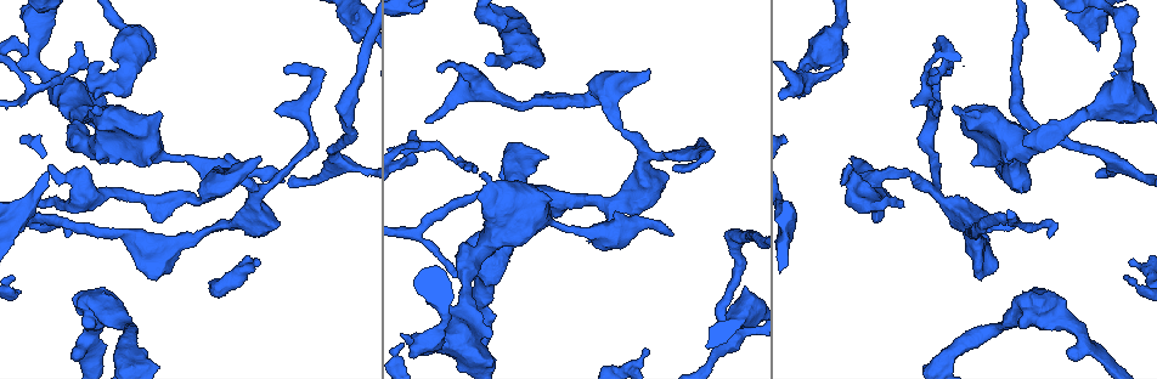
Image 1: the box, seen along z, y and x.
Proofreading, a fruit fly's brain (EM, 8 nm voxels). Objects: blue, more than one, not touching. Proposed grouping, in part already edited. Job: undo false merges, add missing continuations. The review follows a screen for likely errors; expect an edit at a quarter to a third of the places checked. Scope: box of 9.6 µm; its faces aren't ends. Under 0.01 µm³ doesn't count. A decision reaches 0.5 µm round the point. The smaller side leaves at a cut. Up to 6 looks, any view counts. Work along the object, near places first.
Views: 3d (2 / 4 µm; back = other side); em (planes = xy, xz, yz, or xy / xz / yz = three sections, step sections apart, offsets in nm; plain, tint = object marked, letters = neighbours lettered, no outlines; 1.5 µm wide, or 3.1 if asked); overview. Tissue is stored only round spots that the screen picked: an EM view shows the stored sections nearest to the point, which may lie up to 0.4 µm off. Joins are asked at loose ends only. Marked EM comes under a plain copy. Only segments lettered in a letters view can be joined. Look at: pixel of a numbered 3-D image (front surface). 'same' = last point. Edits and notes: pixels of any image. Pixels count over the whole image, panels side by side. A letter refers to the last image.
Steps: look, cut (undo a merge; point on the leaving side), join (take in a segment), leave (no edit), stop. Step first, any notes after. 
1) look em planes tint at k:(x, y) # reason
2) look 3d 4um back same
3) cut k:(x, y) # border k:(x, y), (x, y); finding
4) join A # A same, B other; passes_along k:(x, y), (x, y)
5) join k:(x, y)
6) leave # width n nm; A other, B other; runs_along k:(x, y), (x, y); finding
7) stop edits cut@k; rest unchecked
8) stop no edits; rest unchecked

look 3d 2um at 1:(80, 44) # an open end

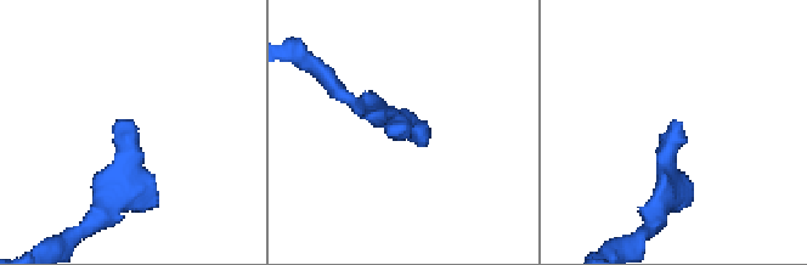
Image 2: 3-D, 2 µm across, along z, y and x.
look em planes letters at 2:(124, 121) # now the EM

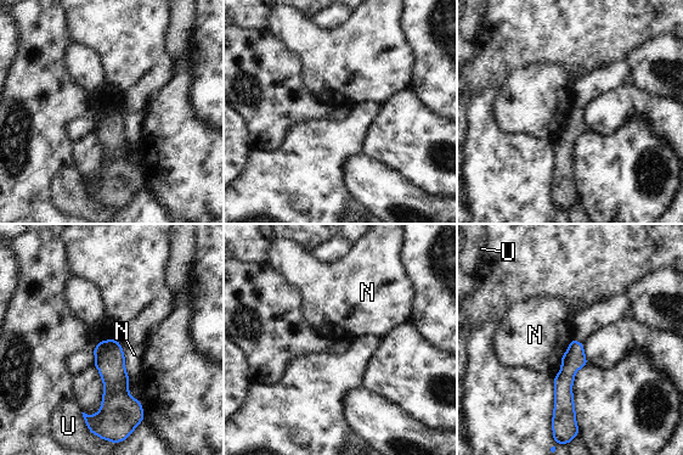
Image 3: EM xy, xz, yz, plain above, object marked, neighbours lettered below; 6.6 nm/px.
leave # longest_contact N 260 nm; N other, U other; no lettered segment goes on from it

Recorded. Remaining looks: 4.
look em planes letters at 1:(149, 164) # thick end

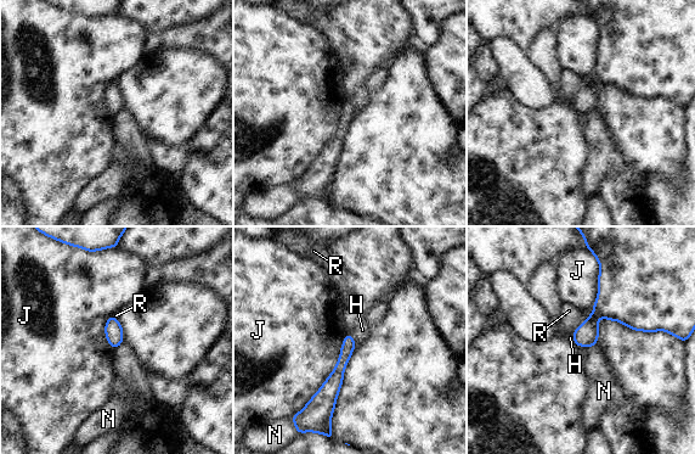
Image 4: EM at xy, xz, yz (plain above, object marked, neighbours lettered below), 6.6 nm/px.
leave # H other, J other, N other, R other; runs_along 4:(350, 338), (325, 398), (325, 414); no lettered segment goes on from it

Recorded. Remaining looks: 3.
look em planes letters at 1:(956, 107) # thick end

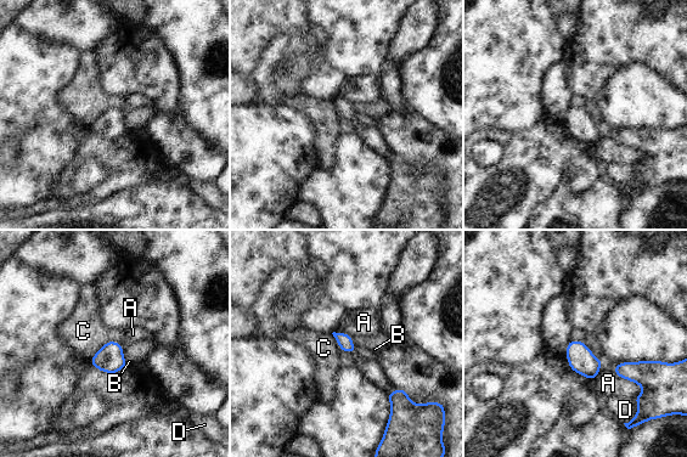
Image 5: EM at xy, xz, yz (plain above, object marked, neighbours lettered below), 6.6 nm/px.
leave # A other, B other, C other, D other; border 5:(108, 340), (89, 360); no lettered segment goes on from it

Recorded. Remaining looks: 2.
stop no edits; rest unchecked

